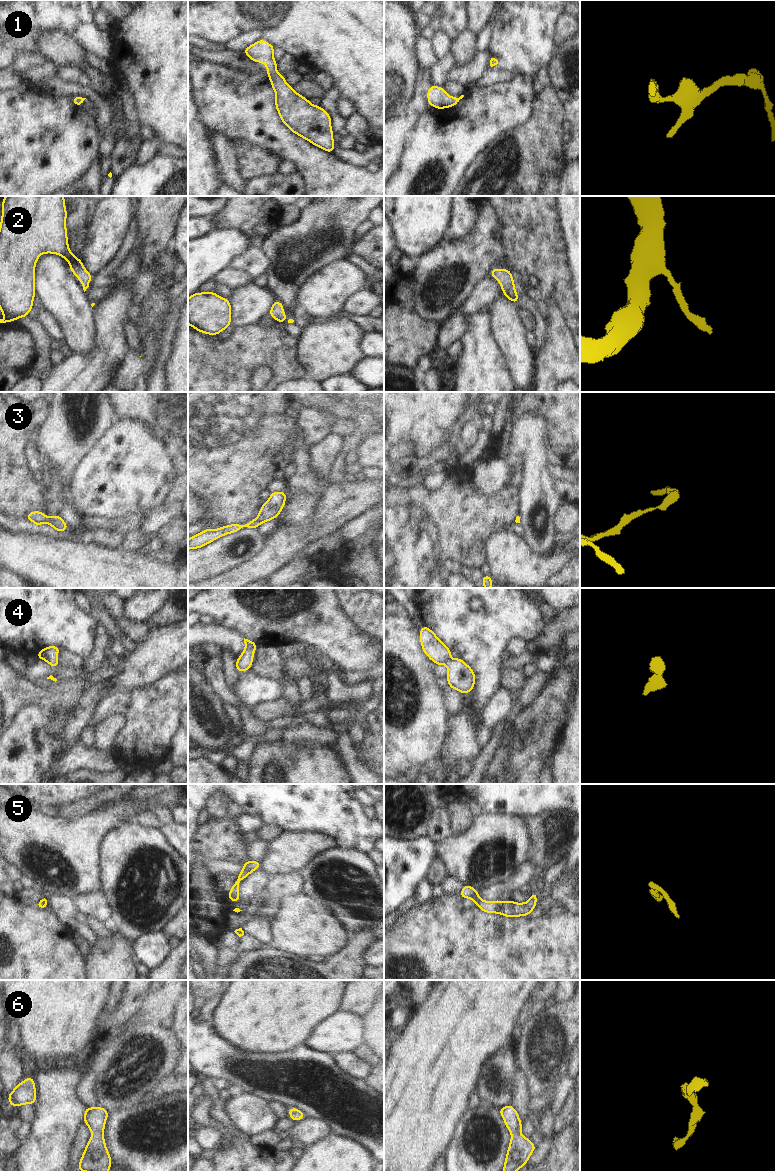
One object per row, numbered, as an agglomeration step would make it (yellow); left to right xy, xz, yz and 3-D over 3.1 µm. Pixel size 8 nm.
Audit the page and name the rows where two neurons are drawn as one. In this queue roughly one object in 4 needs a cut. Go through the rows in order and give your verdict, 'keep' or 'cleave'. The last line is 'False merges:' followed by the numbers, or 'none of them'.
1: keep
2: keep
3: keep
4: keep
5: keep
6: keep
False merges: none of them

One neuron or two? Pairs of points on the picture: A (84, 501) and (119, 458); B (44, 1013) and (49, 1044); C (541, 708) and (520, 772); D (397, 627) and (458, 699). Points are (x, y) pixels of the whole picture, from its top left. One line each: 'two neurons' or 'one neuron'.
A: one neuron
B: one neuron
C: one neuron
D: two neurons

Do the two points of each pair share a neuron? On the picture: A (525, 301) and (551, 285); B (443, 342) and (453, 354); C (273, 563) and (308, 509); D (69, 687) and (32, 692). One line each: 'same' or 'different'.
A: different
B: different
C: different
D: same

